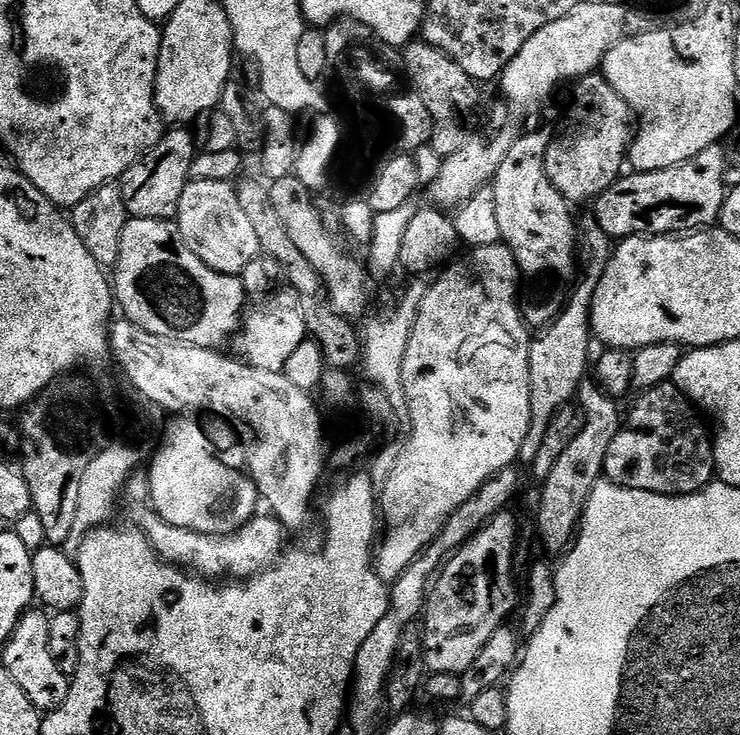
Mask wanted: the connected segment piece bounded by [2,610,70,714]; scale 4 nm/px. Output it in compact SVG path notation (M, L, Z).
M29 610L20 619L16 633L8 639L8 644L2 649L2 667L8 671L10 678L22 686L22 694L30 698L30 702L42 714L53 712L60 708L68 697L70 678L58 670L58 662L54 662L54 654L50 654L50 622L49 613Z

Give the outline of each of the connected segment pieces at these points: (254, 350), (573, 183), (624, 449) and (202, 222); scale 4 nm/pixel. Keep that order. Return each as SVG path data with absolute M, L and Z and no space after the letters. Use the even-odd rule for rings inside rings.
M284 290L281 296L272 294L267 297L256 309L249 311L243 317L242 327L235 337L234 345L239 359L258 370L283 372L290 354L302 346L304 340L309 339L306 318L300 309L300 298L291 290ZM252 312L252 313L251 313Z
M593 74L584 76L575 81L572 88L572 108L569 114L569 124L564 128L564 137L553 139L548 153L546 154L546 174L550 182L554 182L554 190L562 194L569 205L577 206L583 200L595 201L611 184L615 184L620 179L626 168L626 157L629 147L634 139L634 117L632 108L610 86L610 82L603 74Z
M665 382L654 386L653 388L643 389L639 393L640 396L632 404L632 409L627 409L626 412L626 424L627 426L621 427L620 433L614 438L614 442L610 442L610 450L606 450L606 458L604 459L604 476L609 481L623 488L629 488L630 490L646 490L647 492L653 492L654 494L662 494L663 496L689 496L695 492L700 492L706 485L713 483L714 473L716 470L716 453L714 451L714 440L704 429L704 424L699 420L697 409L694 407L691 400L688 397L682 395L676 388L676 385L671 382Z
M189 180L176 207L174 223L180 229L184 245L216 272L240 276L261 255L258 234L254 234L254 226L246 218L231 183Z

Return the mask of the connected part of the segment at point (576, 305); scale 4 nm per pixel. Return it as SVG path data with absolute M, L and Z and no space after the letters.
M588 280L580 289L571 293L564 306L564 311L547 325L535 333L528 346L530 362L530 430L526 434L526 442L522 442L519 463L530 466L535 455L541 449L542 440L546 437L547 427L563 408L569 407L577 399L578 393L585 383L584 375L590 372L590 356L588 351L594 345L592 335L592 294L596 291L597 281Z

